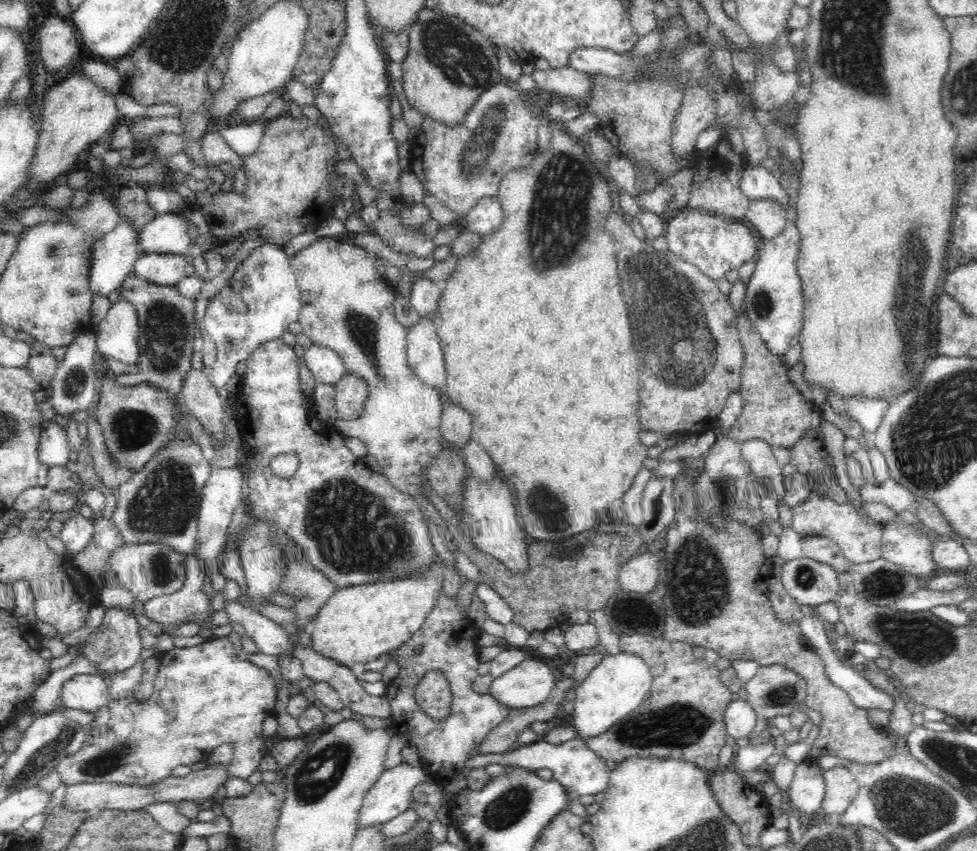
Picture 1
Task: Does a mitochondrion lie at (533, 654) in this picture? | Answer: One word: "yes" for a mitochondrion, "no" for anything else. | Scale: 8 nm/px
no

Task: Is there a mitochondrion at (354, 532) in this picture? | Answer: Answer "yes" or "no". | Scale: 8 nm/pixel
yes

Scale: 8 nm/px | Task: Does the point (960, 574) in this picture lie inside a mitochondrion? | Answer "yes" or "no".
no

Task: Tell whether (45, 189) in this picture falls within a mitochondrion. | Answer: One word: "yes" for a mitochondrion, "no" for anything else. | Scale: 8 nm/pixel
no

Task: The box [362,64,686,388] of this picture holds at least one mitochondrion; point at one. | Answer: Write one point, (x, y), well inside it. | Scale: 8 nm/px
(555, 228)

